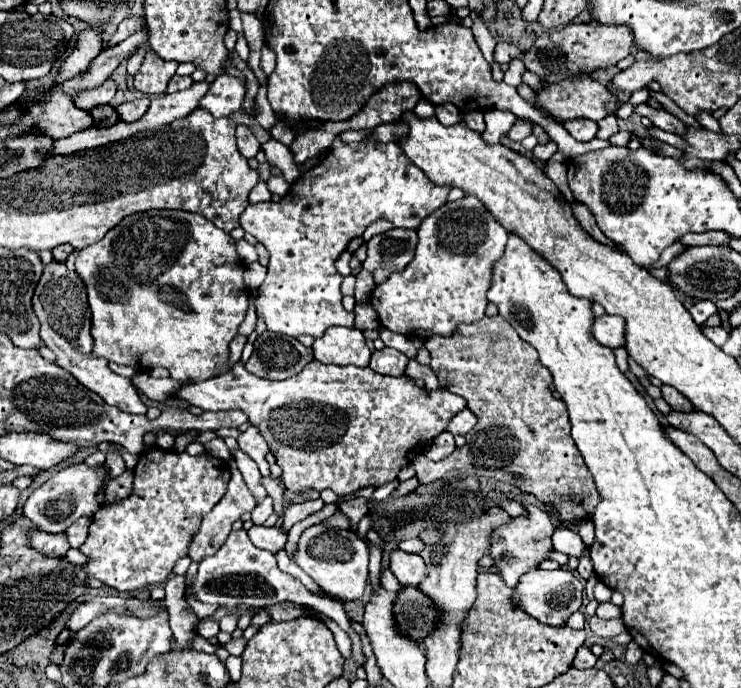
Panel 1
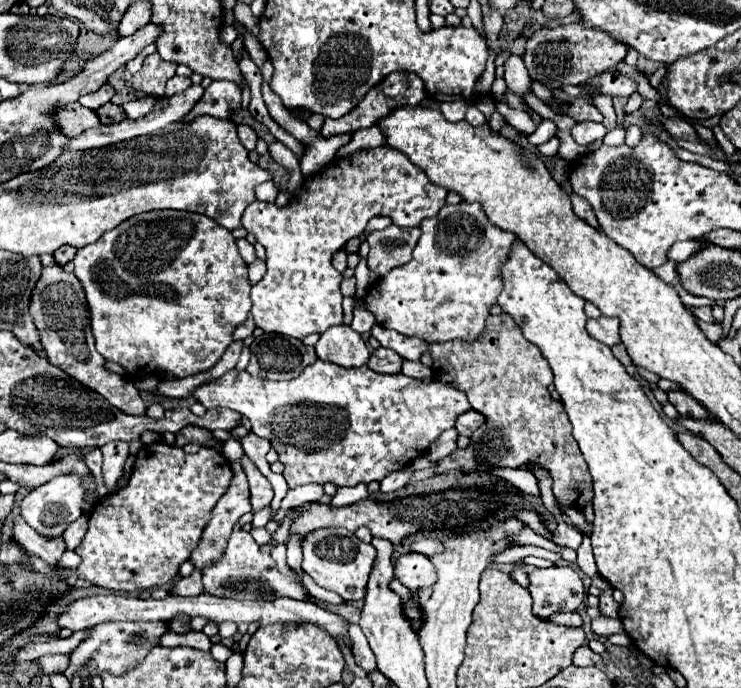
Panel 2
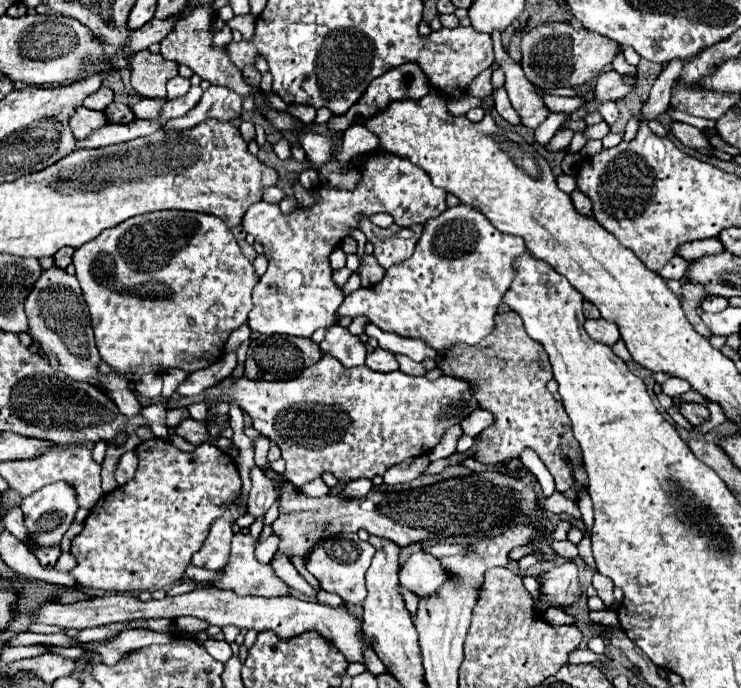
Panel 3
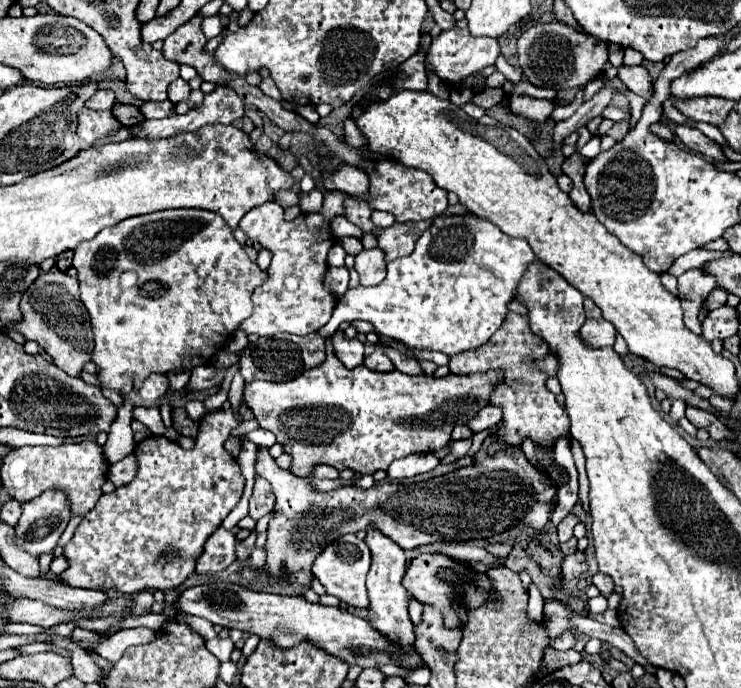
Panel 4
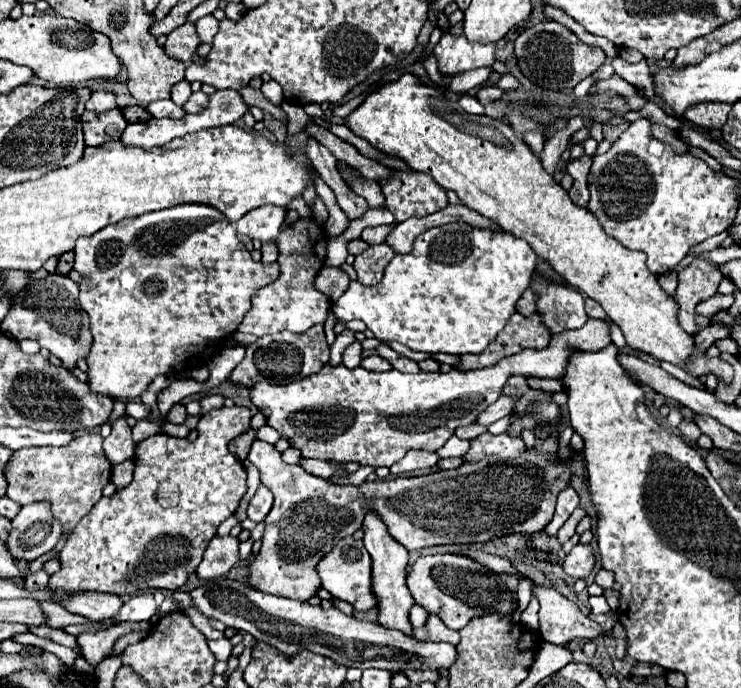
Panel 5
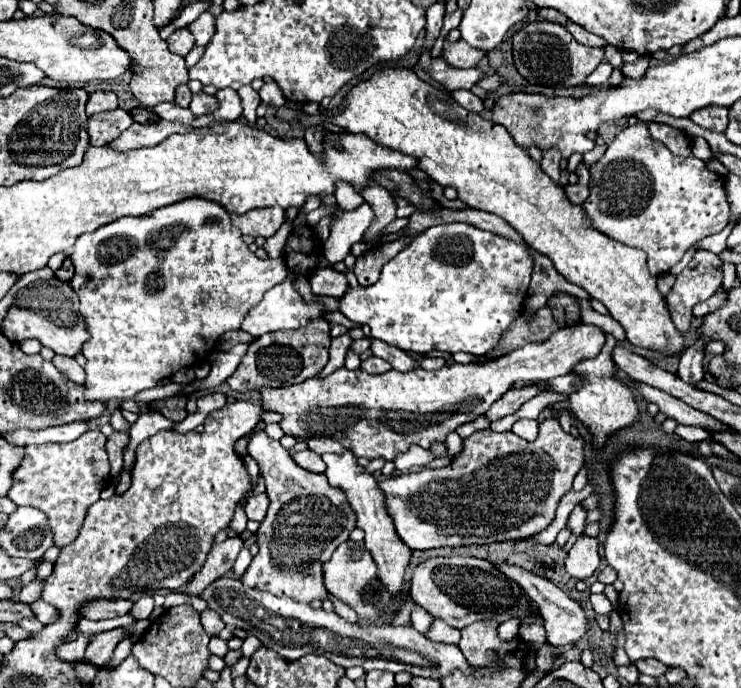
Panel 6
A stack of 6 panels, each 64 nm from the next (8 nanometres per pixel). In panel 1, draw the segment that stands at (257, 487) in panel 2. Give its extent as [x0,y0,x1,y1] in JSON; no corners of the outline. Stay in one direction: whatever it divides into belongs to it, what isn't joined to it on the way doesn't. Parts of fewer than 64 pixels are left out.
[232,450,266,500]

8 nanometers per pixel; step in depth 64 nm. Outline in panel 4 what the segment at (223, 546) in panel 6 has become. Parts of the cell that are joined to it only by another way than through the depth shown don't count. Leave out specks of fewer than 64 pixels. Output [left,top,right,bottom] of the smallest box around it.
[196,528,236,574]

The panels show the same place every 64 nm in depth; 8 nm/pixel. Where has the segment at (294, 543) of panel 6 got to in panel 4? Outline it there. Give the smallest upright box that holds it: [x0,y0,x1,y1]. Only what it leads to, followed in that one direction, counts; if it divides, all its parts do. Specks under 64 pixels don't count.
[256,438,558,594]

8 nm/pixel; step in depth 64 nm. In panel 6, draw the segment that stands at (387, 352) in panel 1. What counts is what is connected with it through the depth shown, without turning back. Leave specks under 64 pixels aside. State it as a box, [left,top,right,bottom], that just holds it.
[360,356,392,374]

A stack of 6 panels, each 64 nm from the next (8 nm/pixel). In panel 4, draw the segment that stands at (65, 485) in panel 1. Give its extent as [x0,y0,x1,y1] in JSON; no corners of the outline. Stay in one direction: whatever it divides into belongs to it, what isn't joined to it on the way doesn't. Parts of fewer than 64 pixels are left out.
[16,488,68,556]

